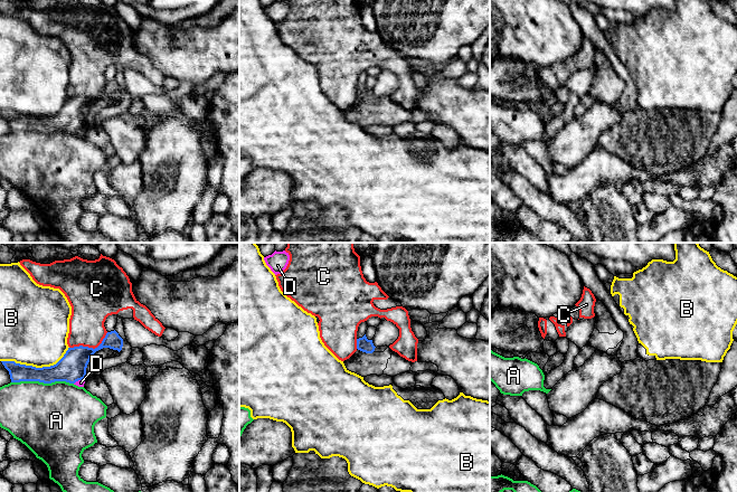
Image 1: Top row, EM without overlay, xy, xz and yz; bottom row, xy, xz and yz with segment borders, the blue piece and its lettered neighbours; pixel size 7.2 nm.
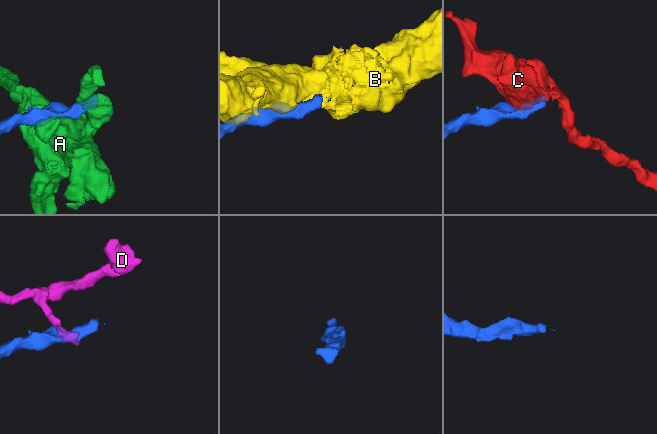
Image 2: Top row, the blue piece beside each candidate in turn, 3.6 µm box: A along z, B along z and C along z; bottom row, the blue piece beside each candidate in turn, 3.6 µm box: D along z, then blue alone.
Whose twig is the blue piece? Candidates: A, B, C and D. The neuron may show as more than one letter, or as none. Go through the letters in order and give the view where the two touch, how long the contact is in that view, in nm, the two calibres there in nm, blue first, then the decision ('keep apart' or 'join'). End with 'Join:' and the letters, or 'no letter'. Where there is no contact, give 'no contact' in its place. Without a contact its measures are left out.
A: contact in xy; length 440 nm; calibres 200 and 480 nm; keep apart
B: contact in xy; length 500 nm; calibres 190 and 480 nm; keep apart
C: contact in xy; length 300 nm; calibres 200 and 260 nm; keep apart
D: contact in xy; length 80 nm; calibres 200 and 50 nm; keep apart
Join: no letter

